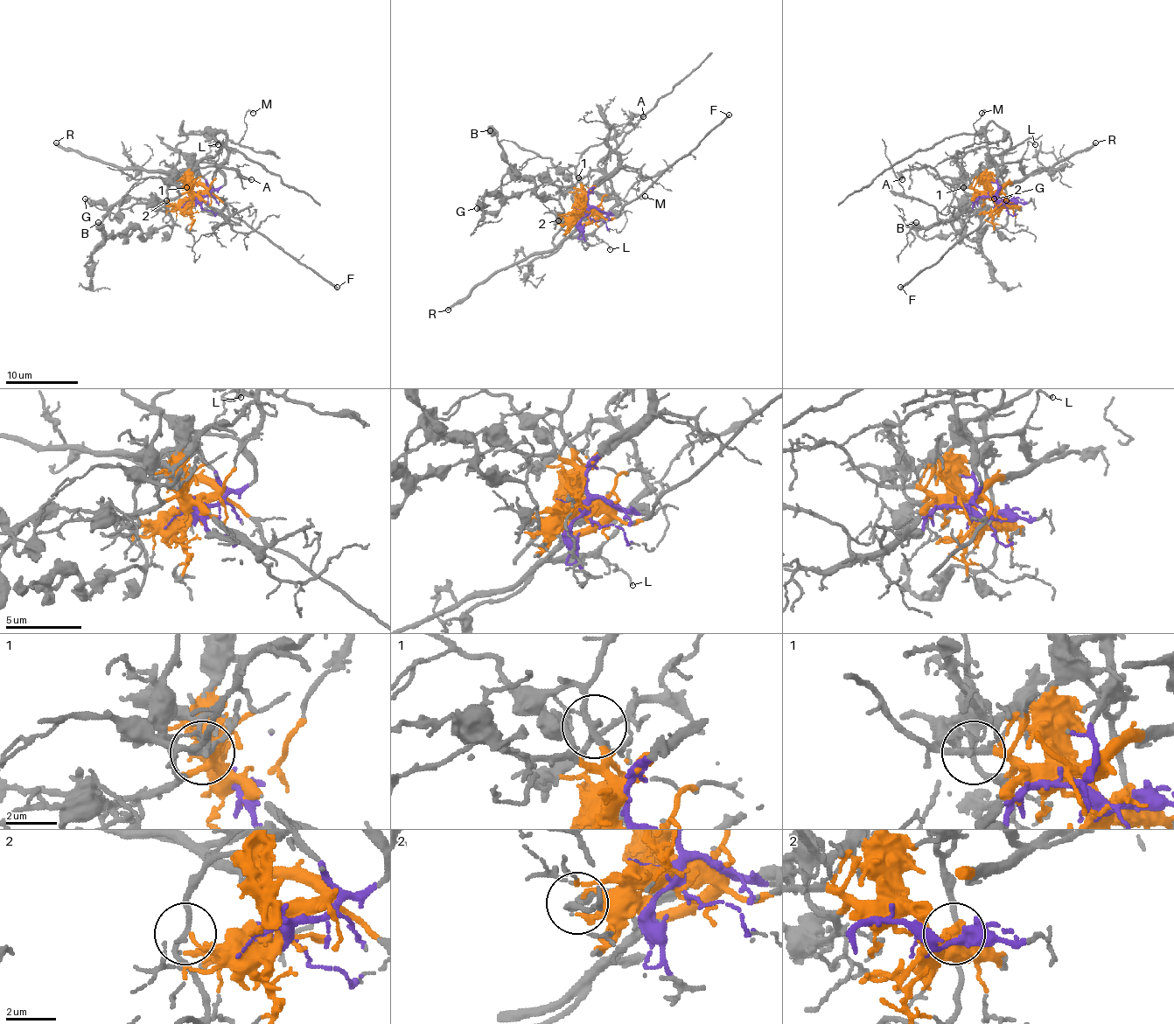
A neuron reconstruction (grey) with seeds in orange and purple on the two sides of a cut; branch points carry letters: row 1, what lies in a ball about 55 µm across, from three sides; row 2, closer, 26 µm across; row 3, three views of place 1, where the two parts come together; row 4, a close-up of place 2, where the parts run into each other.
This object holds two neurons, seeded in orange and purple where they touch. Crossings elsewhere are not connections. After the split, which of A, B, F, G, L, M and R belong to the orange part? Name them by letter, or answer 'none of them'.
A, F, G, R

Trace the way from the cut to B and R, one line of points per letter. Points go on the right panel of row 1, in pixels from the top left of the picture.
B: (999, 198), (1002, 173), (1006, 224), (986, 226), (981, 239), (964, 229), (922, 239), (915, 222)
R: (999, 198), (999, 190), (1006, 184), (1086, 151), (1095, 142)

